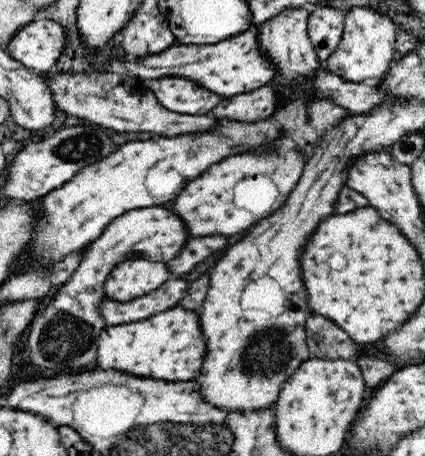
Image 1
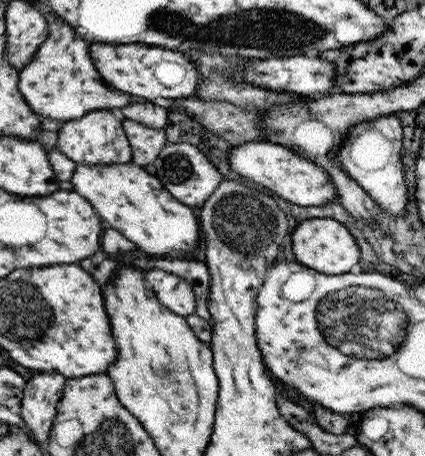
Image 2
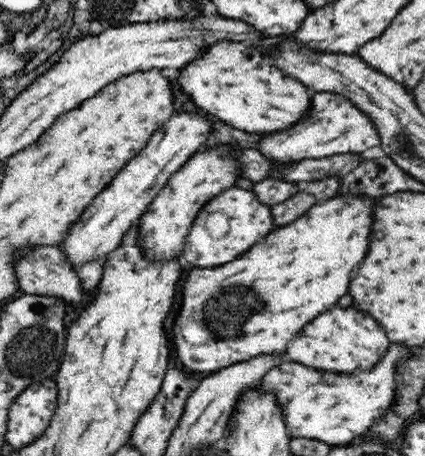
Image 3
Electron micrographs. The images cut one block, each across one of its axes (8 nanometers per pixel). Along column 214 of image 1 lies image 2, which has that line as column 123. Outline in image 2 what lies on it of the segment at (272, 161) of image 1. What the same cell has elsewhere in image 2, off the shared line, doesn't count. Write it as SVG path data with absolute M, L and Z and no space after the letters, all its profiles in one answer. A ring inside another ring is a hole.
M77 164L69 184L73 186L73 192L89 200L91 208L99 212L99 218L105 224L121 232L141 254L157 256L159 260L195 260L193 252L203 240L201 232L197 232L199 222L193 216L193 210L175 200L163 182L147 174L143 168L133 164Z

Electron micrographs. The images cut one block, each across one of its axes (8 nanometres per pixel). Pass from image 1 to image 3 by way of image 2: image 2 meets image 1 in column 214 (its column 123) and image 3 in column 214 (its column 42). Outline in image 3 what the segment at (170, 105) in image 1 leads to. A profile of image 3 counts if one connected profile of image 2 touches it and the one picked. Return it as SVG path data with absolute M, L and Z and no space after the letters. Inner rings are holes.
M216 42L200 60L194 60L186 68L174 72L174 78L176 86L182 88L180 92L190 96L190 104L250 134L256 132L264 136L276 130L286 132L292 124L310 114L308 108L312 100L308 96L308 86L286 76L270 58L254 52L254 48L246 48L246 44Z

